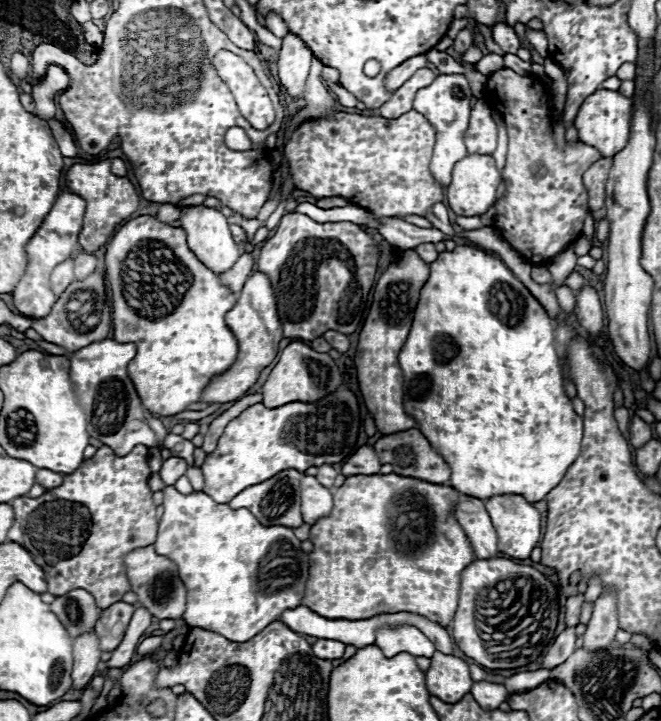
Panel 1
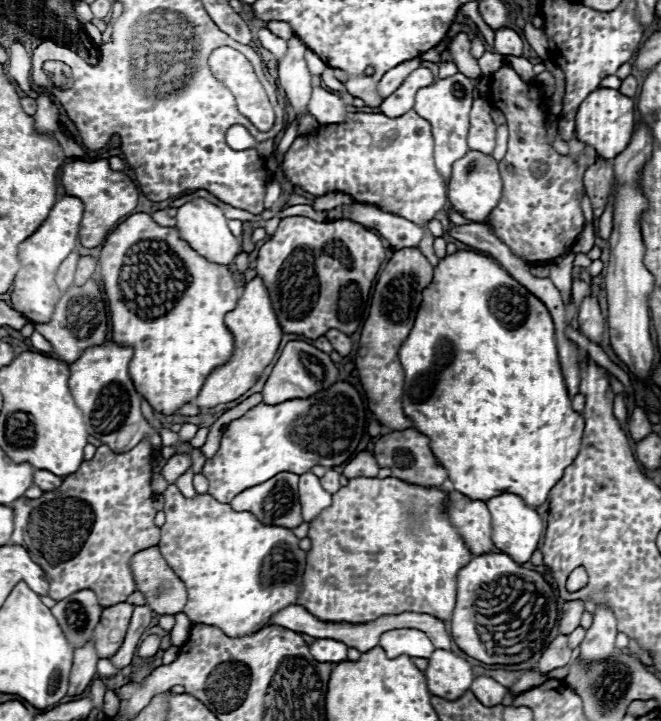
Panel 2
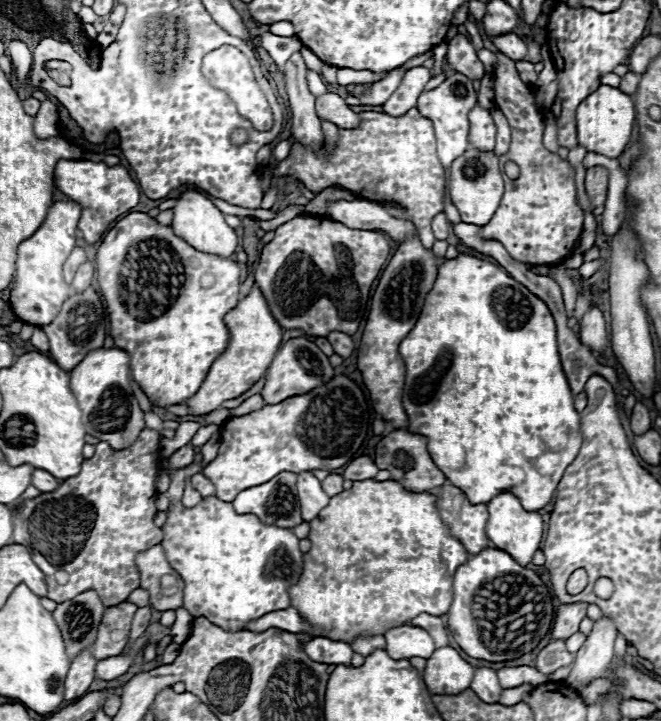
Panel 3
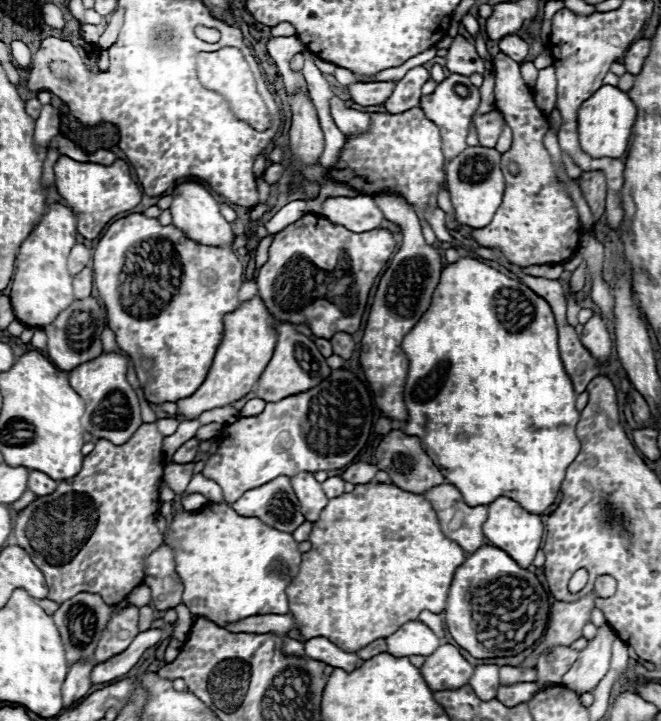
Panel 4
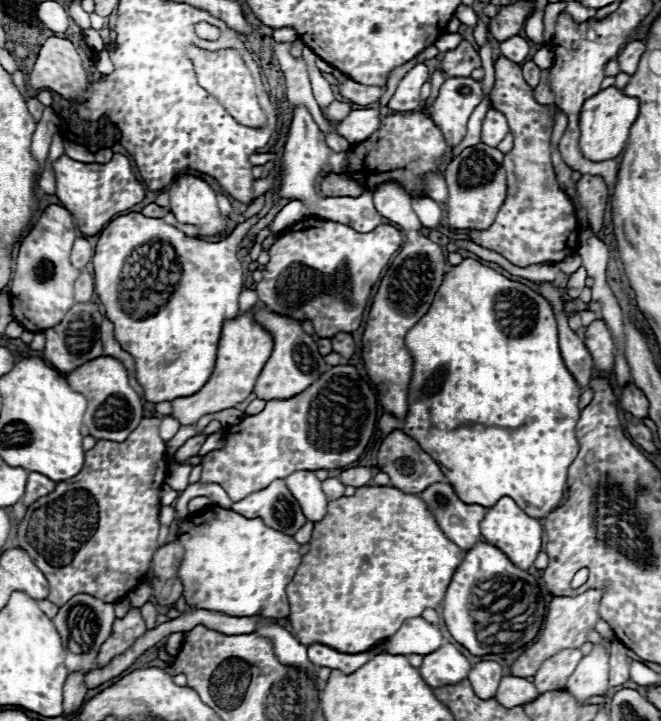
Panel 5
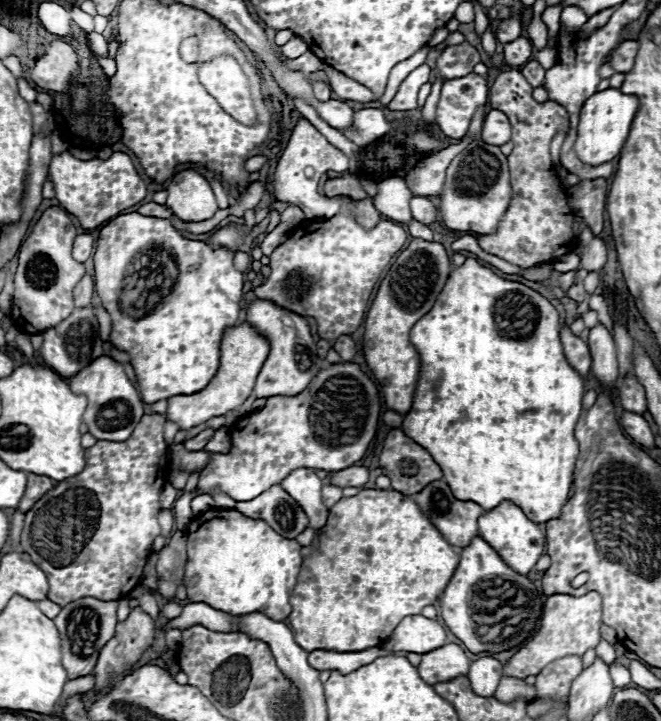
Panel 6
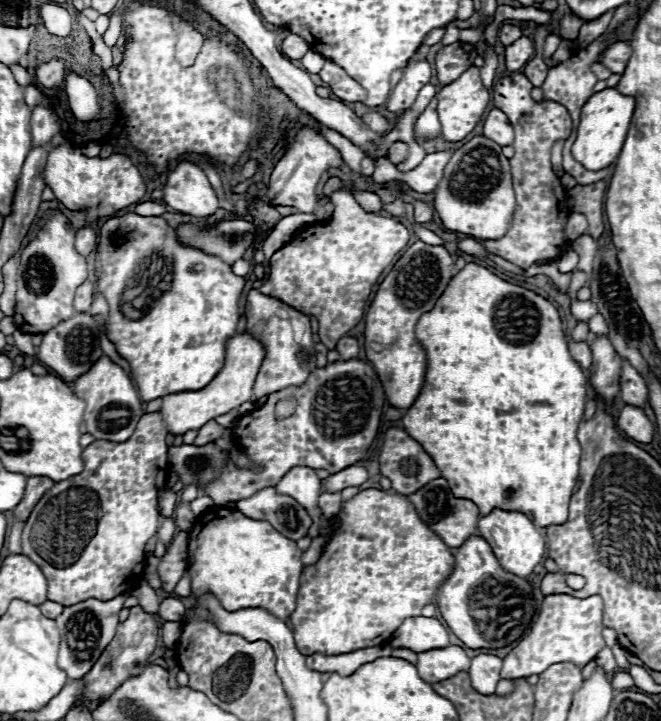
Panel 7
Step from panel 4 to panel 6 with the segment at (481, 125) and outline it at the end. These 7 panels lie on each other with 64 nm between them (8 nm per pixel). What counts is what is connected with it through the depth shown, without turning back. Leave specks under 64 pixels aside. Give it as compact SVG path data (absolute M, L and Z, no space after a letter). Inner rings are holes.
M490 110L484 120L482 140L494 146L502 146L510 140L510 136L512 136L512 130L510 130L510 122L506 114L502 114L500 110Z

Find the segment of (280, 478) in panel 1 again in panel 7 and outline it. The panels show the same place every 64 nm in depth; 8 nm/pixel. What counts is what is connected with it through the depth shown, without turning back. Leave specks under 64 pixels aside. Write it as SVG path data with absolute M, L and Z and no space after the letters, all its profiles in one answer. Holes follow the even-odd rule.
M266 488L254 494L254 498L238 500L236 510L246 514L248 518L272 524L290 540L300 540L302 536L306 536L312 524L306 510L294 498L278 494L276 488Z

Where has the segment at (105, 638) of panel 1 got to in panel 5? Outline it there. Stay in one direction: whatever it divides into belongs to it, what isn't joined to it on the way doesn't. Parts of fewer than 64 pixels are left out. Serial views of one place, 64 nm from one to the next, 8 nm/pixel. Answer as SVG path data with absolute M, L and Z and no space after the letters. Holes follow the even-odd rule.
M130 608L124 618L114 620L112 634L100 646L100 652L98 652L98 658L96 658L96 666L106 666L112 658L116 658L118 654L126 652L134 644L134 638L140 638L144 632L146 632L146 626L144 626L144 620L140 616L140 610L138 608Z

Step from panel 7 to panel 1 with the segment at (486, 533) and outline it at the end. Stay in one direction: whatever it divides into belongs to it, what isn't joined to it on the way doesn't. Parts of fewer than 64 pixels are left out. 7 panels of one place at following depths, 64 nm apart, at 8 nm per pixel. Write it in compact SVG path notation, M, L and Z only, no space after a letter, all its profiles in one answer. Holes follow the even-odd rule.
M518 494L490 496L488 500L484 500L484 504L498 534L498 550L510 558L518 558L518 560L528 558L532 548L536 548L540 540L540 512Z

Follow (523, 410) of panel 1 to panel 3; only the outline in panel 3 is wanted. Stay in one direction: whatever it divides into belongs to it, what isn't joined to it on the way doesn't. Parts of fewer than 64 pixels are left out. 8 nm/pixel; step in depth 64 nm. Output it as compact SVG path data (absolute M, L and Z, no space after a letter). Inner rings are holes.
M458 254L458 258L444 260L438 266L438 276L436 276L434 288L428 292L428 296L424 300L424 306L422 306L416 326L400 344L400 356L406 364L404 410L410 420L408 432L422 434L428 438L430 454L432 454L434 462L438 464L438 468L446 474L446 478L456 488L460 488L468 496L468 500L474 504L486 504L494 496L498 496L502 492L510 492L522 502L522 506L526 510L534 512L534 510L544 508L552 500L554 490L556 490L566 466L570 466L574 462L574 458L580 450L580 444L582 444L580 416L574 410L574 398L570 394L568 380L560 366L558 346L556 346L556 326L554 326L554 318L552 318L548 306L538 296L530 294L530 290L526 290L526 286L522 286L520 282L510 278L504 270L500 270L496 264L480 260L476 256Z

